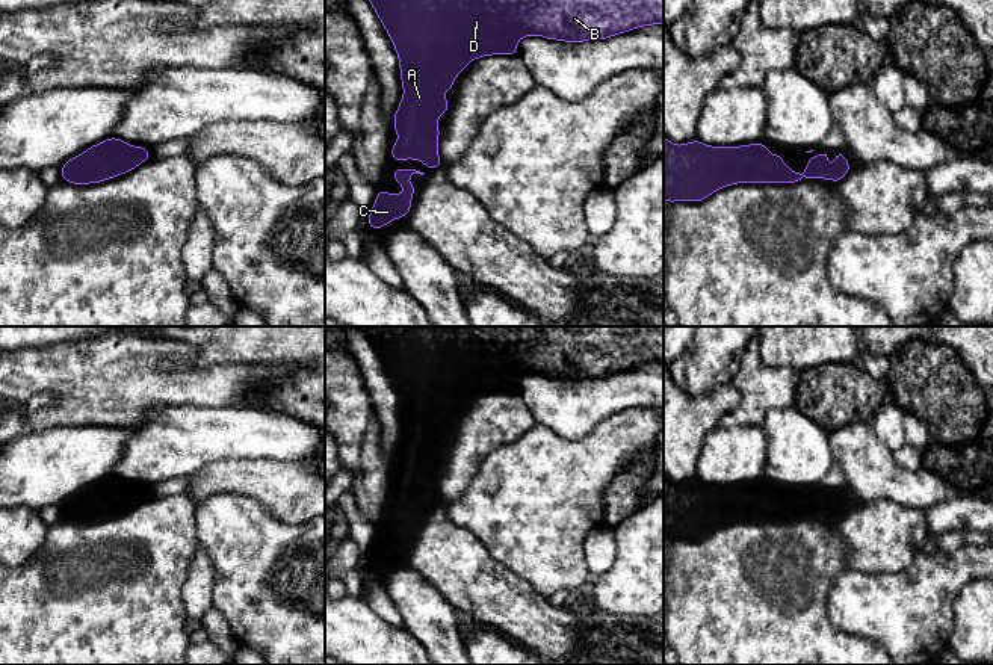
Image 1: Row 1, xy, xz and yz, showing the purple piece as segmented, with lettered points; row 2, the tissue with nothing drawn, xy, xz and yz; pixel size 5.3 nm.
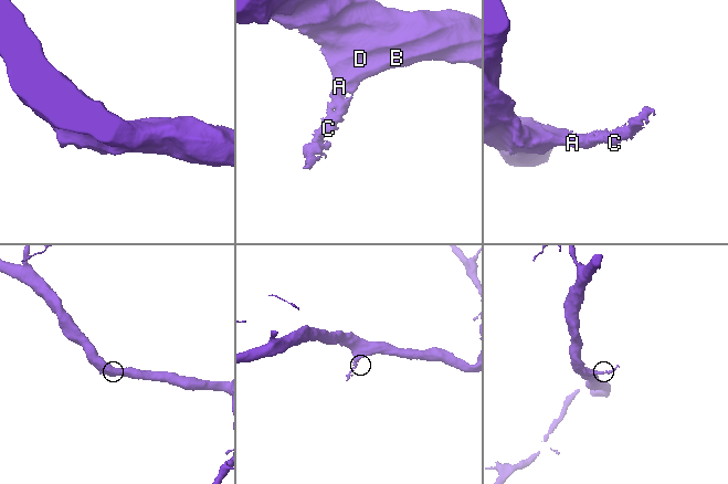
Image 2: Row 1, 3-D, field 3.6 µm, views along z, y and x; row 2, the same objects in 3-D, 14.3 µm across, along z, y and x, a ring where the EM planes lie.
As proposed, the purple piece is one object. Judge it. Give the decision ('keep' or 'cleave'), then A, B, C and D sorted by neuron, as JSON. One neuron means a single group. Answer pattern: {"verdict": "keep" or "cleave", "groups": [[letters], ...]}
{"verdict": "keep", "groups": [["A", "B", "C", "D"]]}

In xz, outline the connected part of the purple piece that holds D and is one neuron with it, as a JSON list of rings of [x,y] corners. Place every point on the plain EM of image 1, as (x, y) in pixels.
[[[376,326],[375,331],[367,331],[370,343],[376,349],[393,384],[399,393],[401,417],[404,423],[404,437],[399,447],[394,450],[394,469],[399,479],[393,482],[393,499],[416,497],[423,499],[428,508],[443,505],[438,499],[437,476],[441,467],[437,466],[437,458],[443,450],[447,450],[449,440],[441,435],[444,429],[452,428],[455,416],[473,397],[488,393],[517,393],[517,379],[523,375],[540,373],[549,378],[567,381],[606,378],[617,372],[629,370],[648,363],[664,363],[664,326]]]

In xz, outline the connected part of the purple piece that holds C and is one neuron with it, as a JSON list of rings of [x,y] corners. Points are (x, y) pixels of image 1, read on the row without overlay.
[[[394,508],[393,511],[398,523],[402,523],[405,527],[404,534],[385,532],[378,527],[375,544],[367,558],[373,568],[379,568],[382,564],[387,564],[393,558],[408,553],[411,546],[411,535],[416,529],[416,526],[408,521],[408,515],[413,512],[423,514],[425,511],[416,508]]]

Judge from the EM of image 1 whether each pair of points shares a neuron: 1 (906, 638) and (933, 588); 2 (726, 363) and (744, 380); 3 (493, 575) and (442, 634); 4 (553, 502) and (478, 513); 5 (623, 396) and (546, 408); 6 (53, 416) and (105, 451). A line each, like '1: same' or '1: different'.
1: same
2: different
3: different
4: same
5: same
6: different

